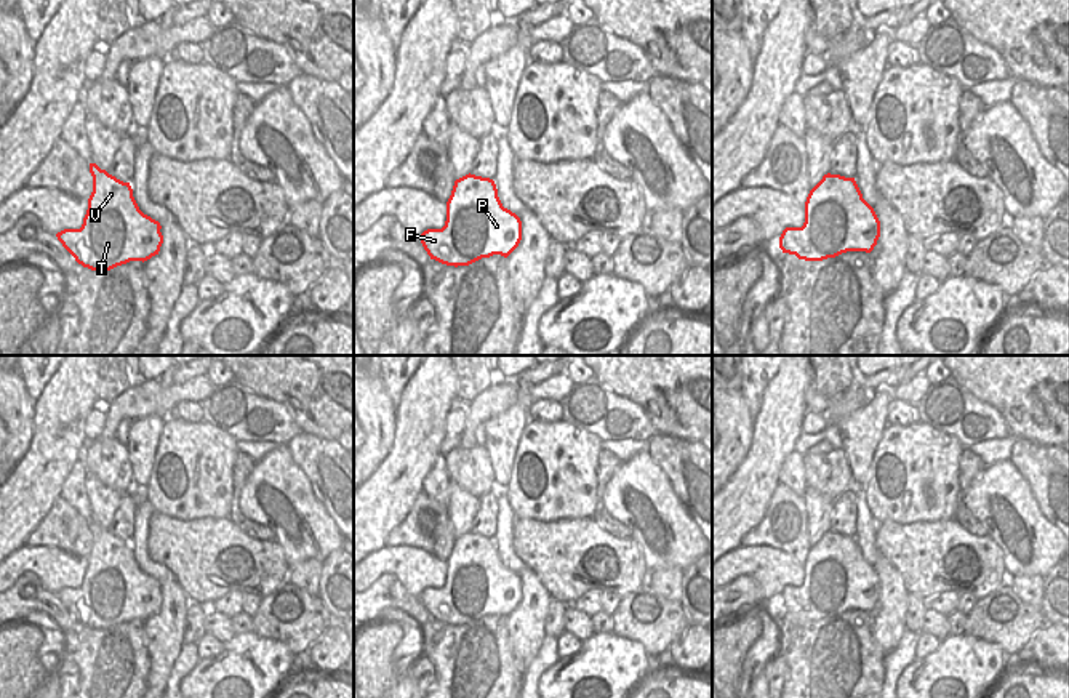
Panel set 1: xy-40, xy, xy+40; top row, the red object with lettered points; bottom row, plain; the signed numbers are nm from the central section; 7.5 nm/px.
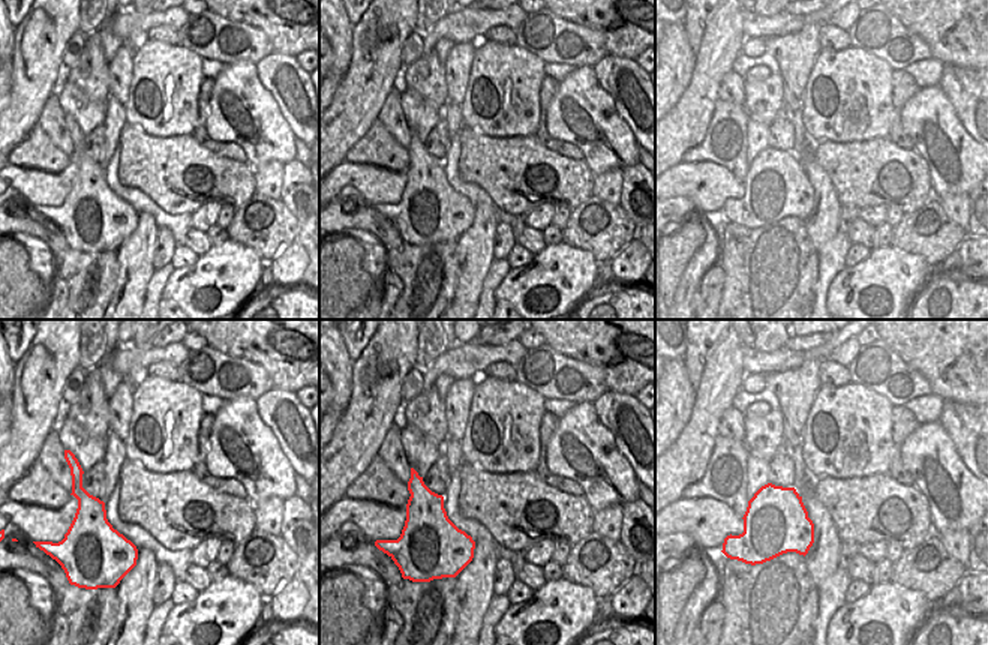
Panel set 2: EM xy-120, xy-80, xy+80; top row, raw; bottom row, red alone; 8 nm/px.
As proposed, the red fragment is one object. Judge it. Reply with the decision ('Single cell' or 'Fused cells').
Single cell.

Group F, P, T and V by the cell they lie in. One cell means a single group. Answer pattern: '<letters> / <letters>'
F P T V

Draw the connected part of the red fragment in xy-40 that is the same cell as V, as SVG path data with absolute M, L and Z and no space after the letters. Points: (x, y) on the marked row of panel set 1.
M90 163L93 192L80 229L56 234L78 264L91 271L110 271L130 261L147 261L163 243L158 221L144 215L130 183Z

